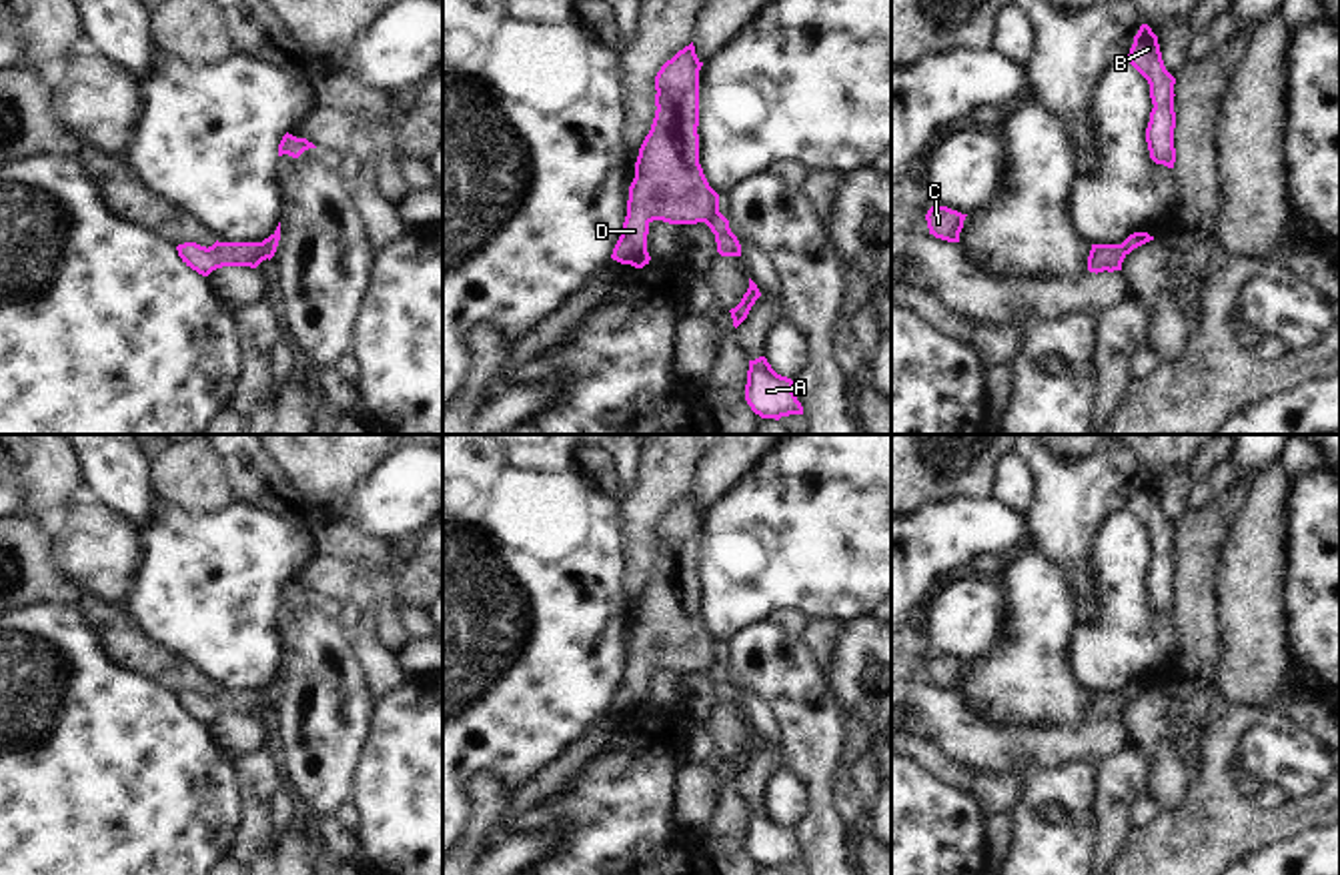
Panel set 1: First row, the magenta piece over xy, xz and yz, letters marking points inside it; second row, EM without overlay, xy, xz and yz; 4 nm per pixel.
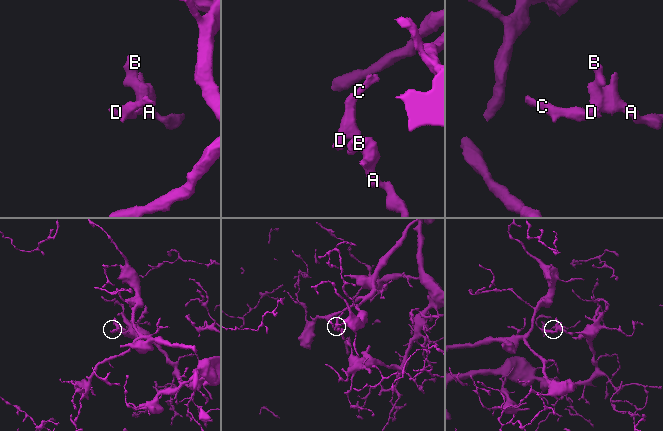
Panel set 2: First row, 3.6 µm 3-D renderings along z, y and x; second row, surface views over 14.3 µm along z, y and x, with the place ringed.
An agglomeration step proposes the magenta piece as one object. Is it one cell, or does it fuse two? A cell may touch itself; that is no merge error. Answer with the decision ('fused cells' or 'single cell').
fused cells

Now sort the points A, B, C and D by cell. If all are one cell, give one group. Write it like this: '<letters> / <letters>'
A B / C D

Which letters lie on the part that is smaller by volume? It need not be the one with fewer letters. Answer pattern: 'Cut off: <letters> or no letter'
Cut off: C, D

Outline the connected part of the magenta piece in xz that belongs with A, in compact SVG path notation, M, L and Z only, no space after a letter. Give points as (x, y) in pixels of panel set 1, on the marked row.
M765 356L749 360L745 400L761 418L803 414L803 406L793 392L793 380L777 374Z

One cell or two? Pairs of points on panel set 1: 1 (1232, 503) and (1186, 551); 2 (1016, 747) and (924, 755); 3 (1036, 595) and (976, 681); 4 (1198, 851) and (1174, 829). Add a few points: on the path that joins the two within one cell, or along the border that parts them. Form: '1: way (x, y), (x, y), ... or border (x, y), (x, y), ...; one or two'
1: border (1216, 501), (1228, 535); two
2: border (912, 733), (934, 741), (964, 767), (986, 775); two
3: way (1036, 619), (1036, 631), (1000, 667); one
4: way (1192, 845), (1180, 835); one

